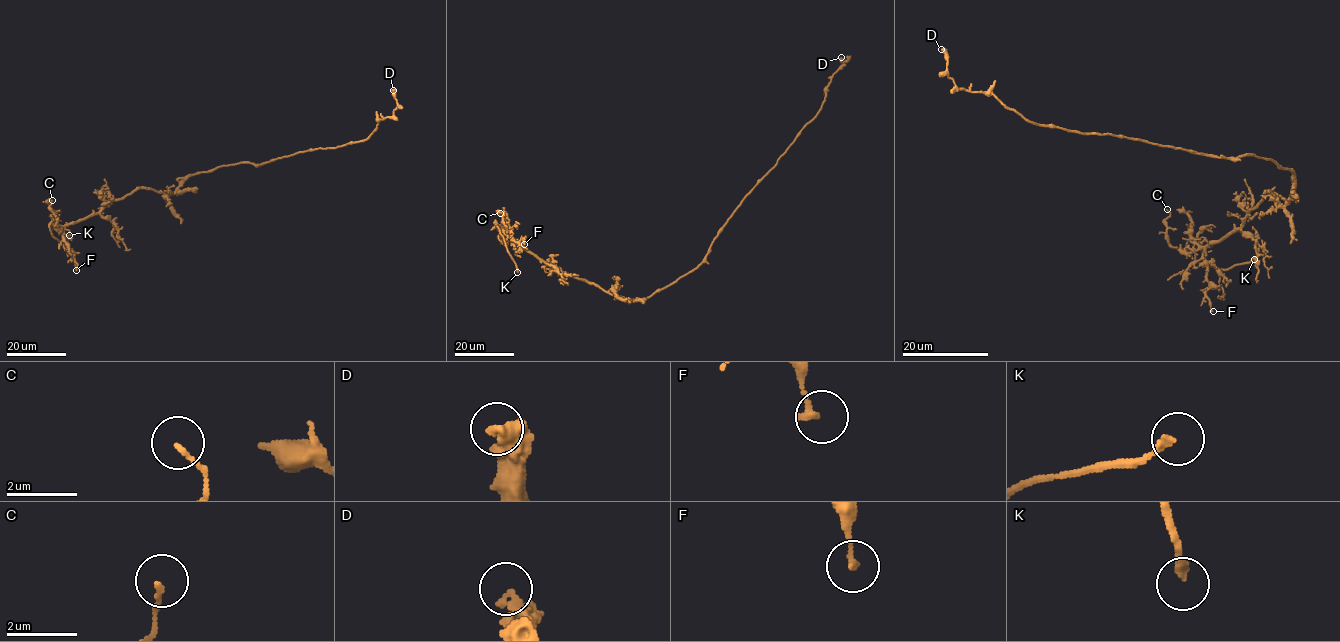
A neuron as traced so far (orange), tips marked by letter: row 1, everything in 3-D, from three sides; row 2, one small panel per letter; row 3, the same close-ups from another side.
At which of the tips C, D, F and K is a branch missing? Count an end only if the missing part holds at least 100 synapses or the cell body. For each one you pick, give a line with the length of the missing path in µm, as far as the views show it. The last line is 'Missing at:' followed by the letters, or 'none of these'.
K: missing 20 µm
Missing at: K

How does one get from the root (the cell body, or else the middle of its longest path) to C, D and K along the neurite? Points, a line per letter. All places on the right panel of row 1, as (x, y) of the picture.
C: (1256, 155), (1293, 173), (1294, 191), (1286, 200), (1266, 192), (1238, 228), (1191, 252), (1169, 242), (1167, 209)
D: (1256, 155), (1217, 157), (1031, 123), (993, 94), (958, 89), (946, 73), (941, 49)
K: (1256, 155), (1290, 169), (1293, 193), (1286, 200), (1266, 192), (1223, 238), (1187, 242), (1204, 265), (1254, 259)

